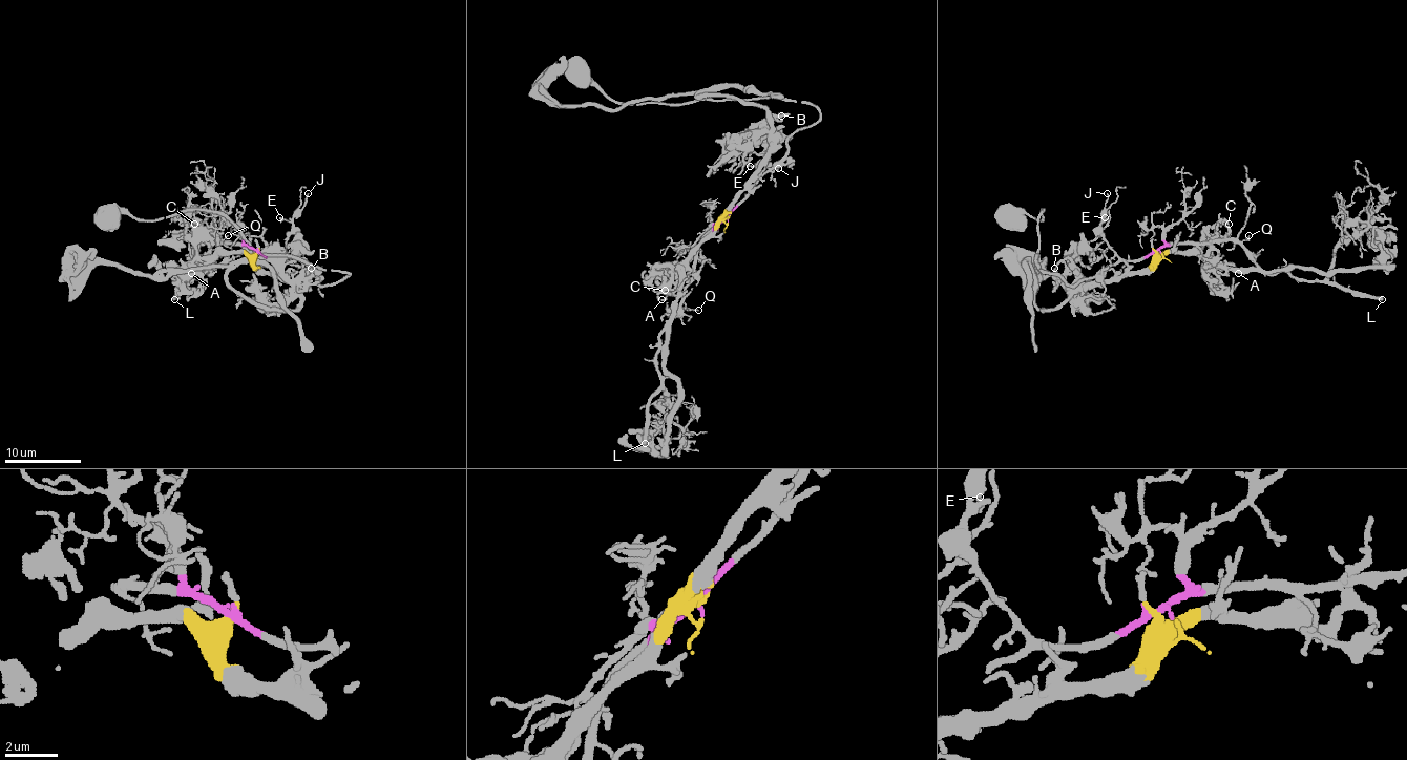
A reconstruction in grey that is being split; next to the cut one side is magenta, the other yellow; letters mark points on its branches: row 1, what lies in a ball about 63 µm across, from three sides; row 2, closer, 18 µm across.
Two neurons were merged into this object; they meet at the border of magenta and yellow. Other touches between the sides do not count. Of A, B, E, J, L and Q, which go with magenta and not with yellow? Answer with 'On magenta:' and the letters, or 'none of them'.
On magenta: E, J, L, Q

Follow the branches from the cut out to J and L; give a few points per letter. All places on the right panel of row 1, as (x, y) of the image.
J: (1160, 252), (1154, 250), (1137, 260), (1124, 260), (1119, 256), (1100, 229), (1107, 193)
L: (1160, 252), (1175, 245), (1231, 240), (1269, 273), (1288, 271), (1298, 281), (1327, 281), (1383, 300)

